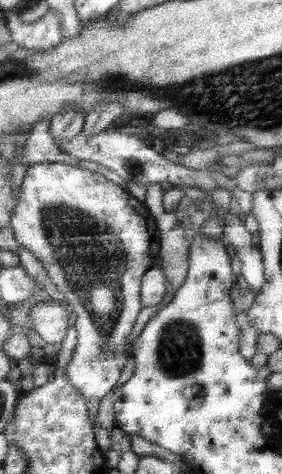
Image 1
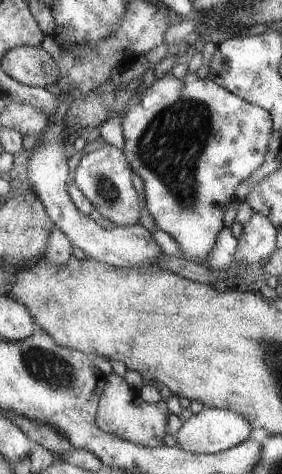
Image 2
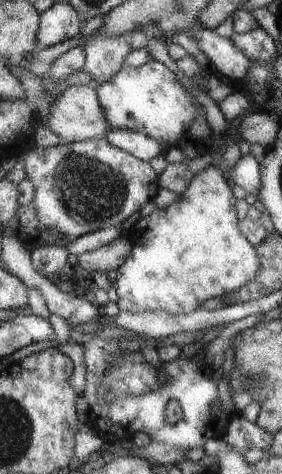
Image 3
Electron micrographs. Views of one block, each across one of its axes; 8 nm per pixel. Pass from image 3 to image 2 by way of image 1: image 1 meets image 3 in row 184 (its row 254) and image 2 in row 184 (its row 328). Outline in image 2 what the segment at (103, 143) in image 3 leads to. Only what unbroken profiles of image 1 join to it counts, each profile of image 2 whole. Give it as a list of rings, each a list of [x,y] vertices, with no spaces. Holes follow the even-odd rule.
[[[105,144],[103,148],[87,154],[77,172],[75,184],[83,192],[83,196],[95,206],[95,212],[103,216],[109,226],[137,226],[143,220],[143,198],[137,194],[133,186],[133,170],[125,158],[125,148],[117,148],[113,144]]]

